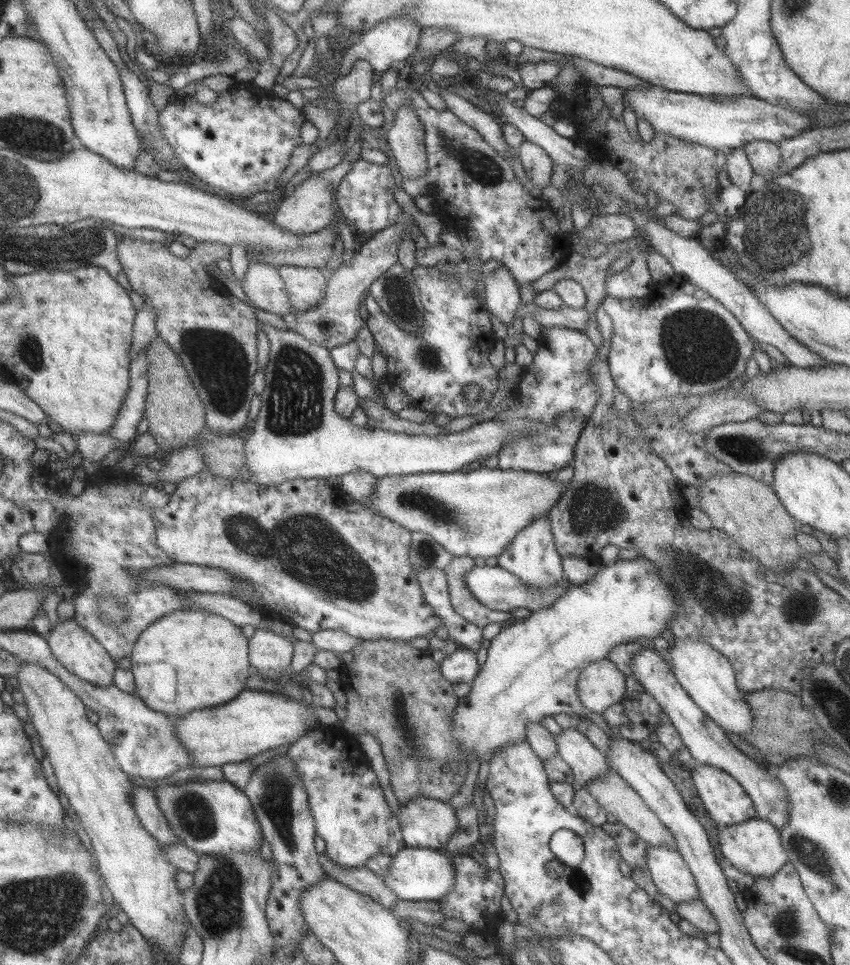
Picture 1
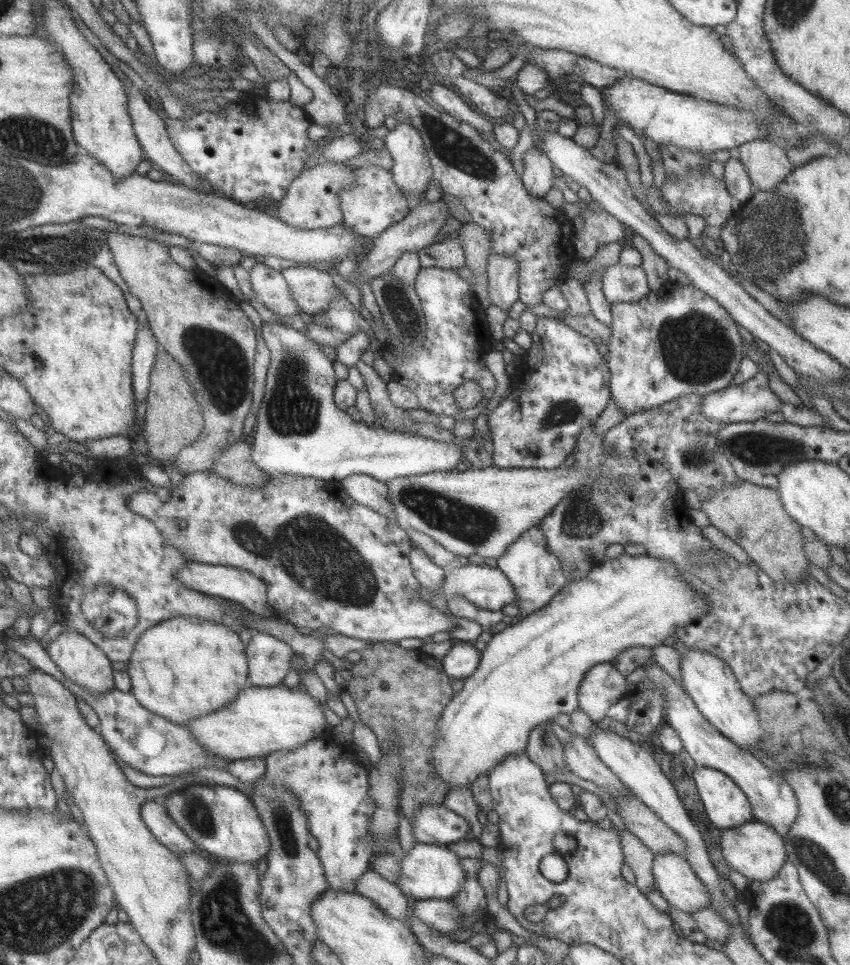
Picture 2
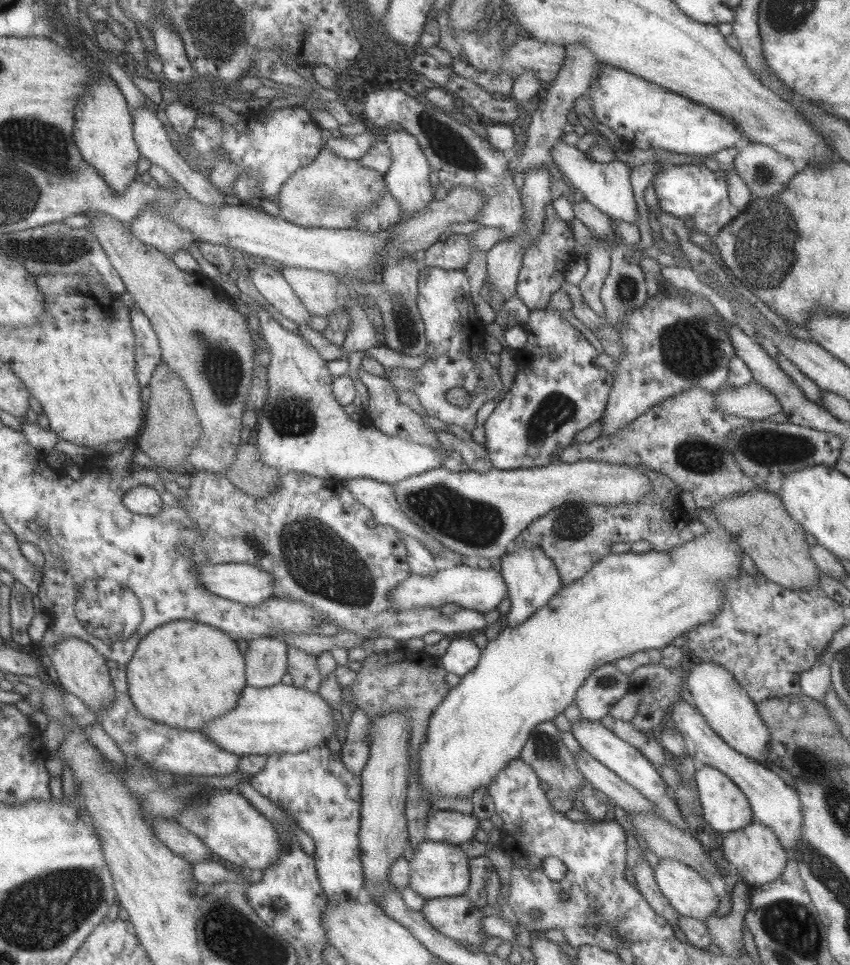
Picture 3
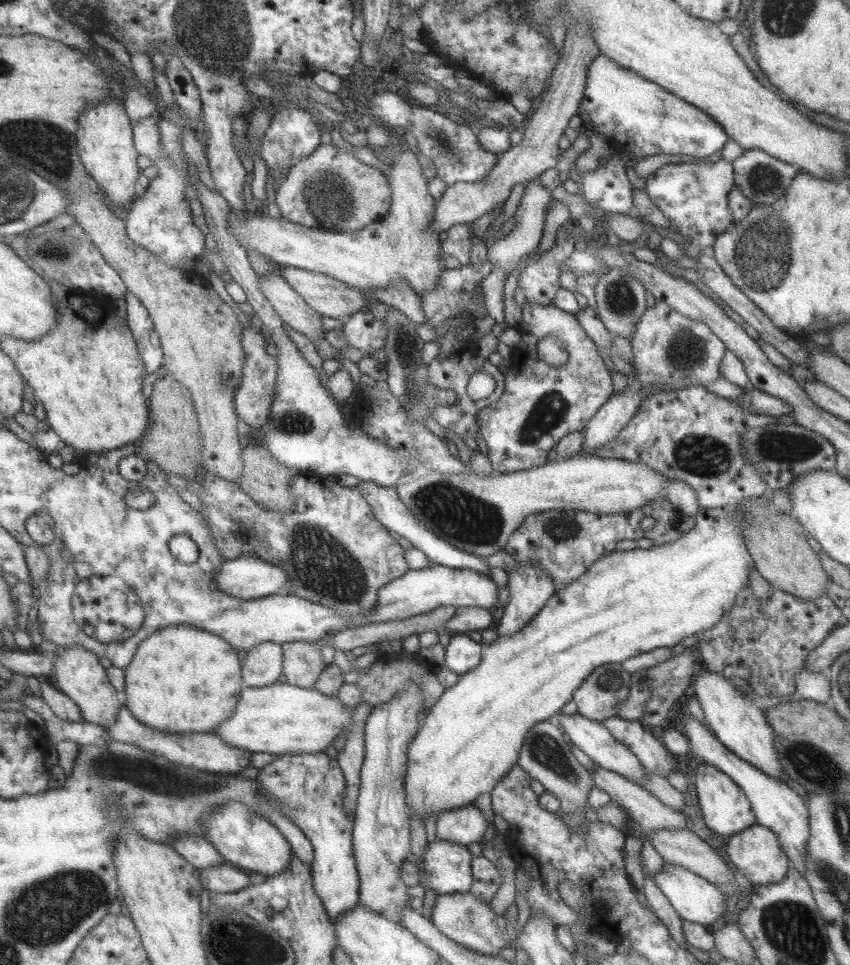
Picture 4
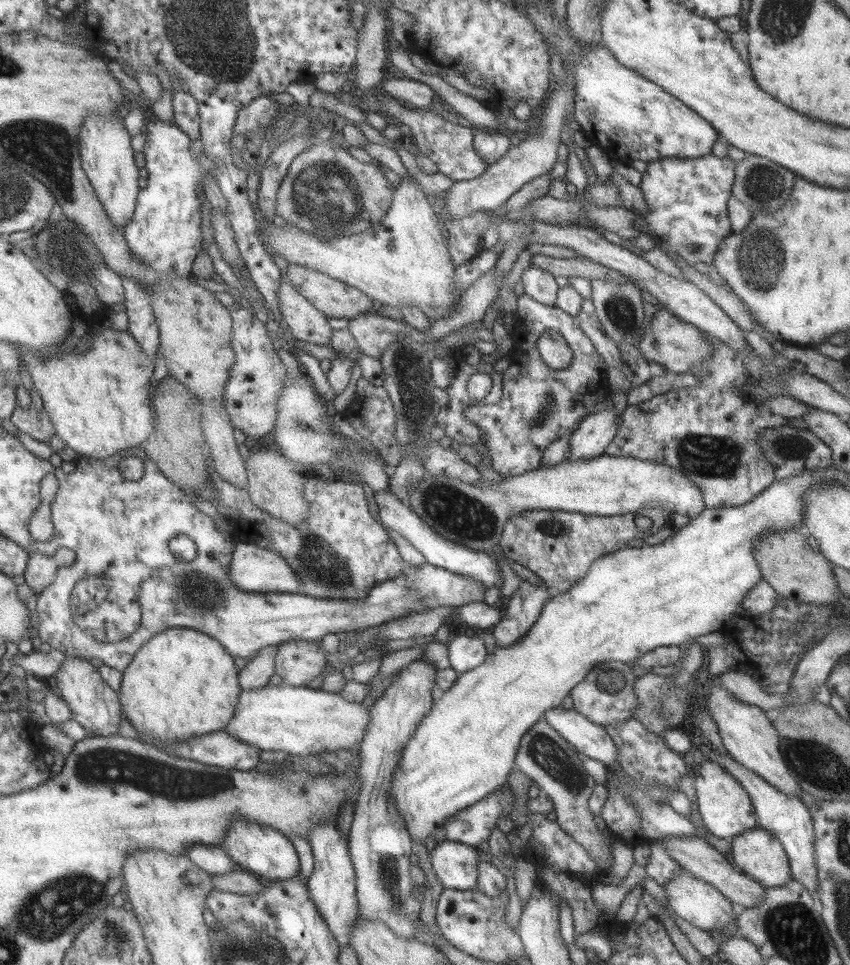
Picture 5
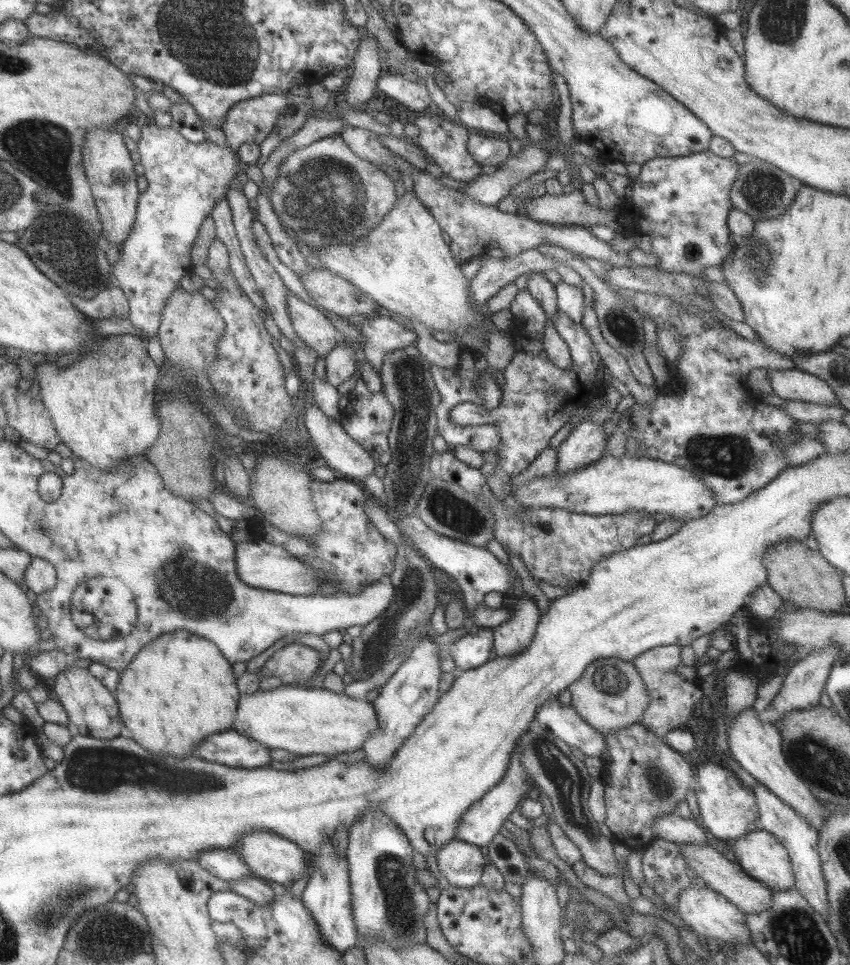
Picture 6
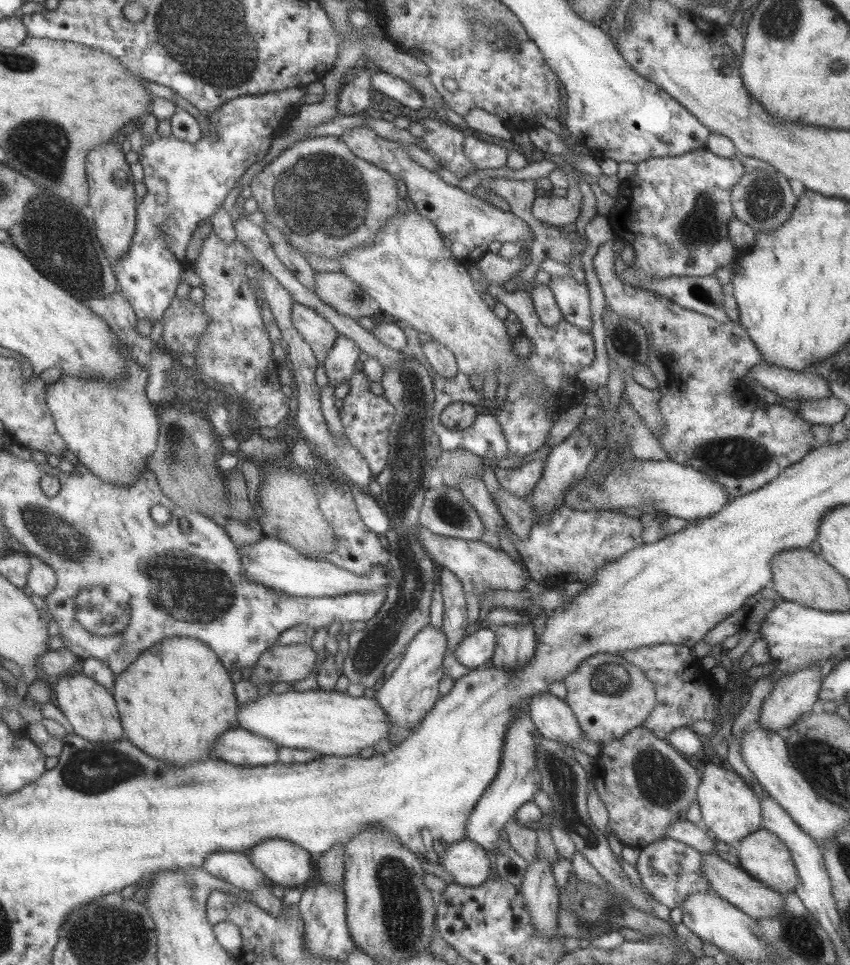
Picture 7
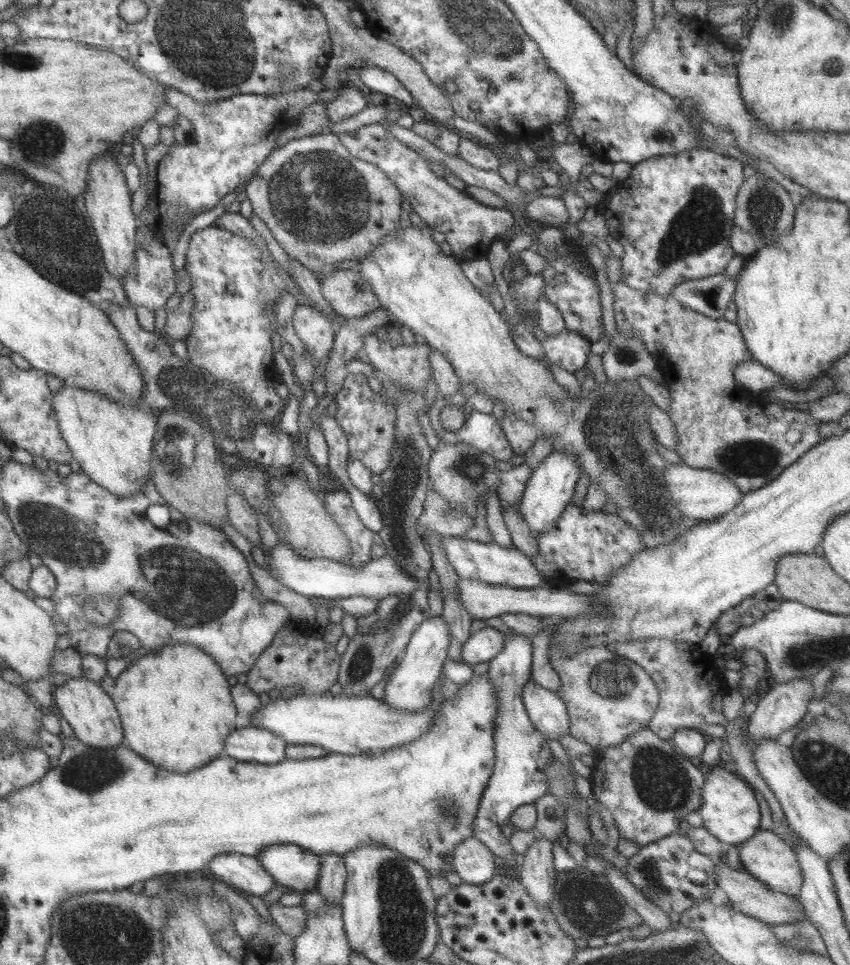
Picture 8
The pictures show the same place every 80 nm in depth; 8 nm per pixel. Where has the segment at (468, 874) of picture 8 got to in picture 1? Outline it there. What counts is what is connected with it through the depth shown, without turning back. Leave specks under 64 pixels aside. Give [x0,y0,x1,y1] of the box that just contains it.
[383,846,453,901]

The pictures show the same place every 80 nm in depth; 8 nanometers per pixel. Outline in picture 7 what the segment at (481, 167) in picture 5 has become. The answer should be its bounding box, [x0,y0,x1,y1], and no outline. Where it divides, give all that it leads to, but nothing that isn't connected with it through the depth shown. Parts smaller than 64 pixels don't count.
[421,118,476,178]

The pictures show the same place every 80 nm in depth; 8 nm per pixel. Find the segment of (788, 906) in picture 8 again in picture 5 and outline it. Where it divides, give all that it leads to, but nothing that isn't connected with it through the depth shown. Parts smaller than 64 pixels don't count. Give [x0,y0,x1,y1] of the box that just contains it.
[659,835,766,909]

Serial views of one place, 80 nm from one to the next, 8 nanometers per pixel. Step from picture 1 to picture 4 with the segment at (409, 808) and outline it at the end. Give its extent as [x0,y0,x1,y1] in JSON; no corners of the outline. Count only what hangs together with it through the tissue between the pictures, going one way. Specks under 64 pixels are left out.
[435,803,487,845]

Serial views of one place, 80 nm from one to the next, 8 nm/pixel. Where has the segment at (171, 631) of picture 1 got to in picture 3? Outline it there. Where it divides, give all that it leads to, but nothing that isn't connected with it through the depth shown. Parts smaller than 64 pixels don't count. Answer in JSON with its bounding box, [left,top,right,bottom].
[124,620,246,731]

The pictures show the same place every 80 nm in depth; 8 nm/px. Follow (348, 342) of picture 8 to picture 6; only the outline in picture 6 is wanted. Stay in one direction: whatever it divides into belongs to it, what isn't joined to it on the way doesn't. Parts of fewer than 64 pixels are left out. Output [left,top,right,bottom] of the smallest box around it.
[324,344,359,386]

